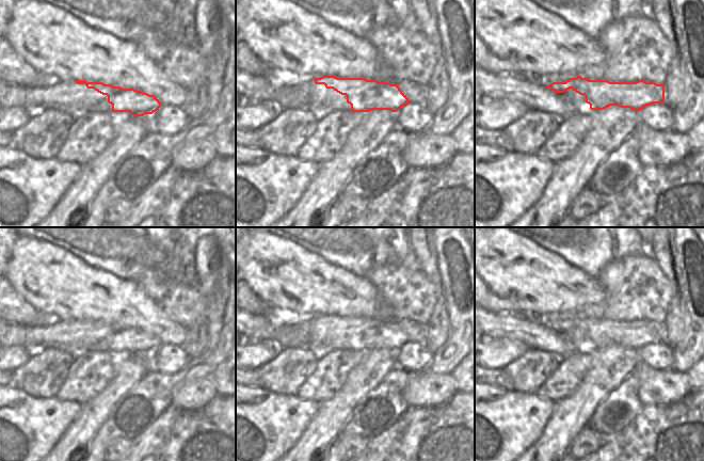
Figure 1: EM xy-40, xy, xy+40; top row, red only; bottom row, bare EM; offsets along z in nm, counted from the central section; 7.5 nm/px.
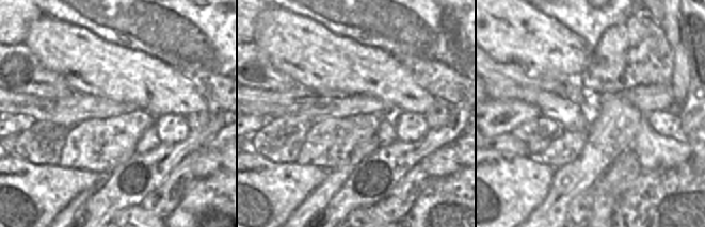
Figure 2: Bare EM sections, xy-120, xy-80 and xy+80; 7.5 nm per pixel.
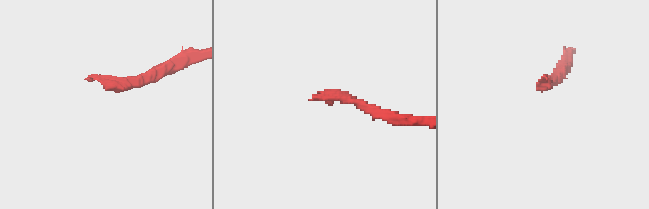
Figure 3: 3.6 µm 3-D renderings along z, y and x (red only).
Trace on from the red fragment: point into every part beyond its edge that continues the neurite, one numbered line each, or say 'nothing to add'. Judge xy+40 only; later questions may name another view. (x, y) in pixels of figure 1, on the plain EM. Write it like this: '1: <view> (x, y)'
1: xy+40 (578, 340)

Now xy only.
1: xy (323, 339)

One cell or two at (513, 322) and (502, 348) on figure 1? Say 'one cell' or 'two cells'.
two cells

